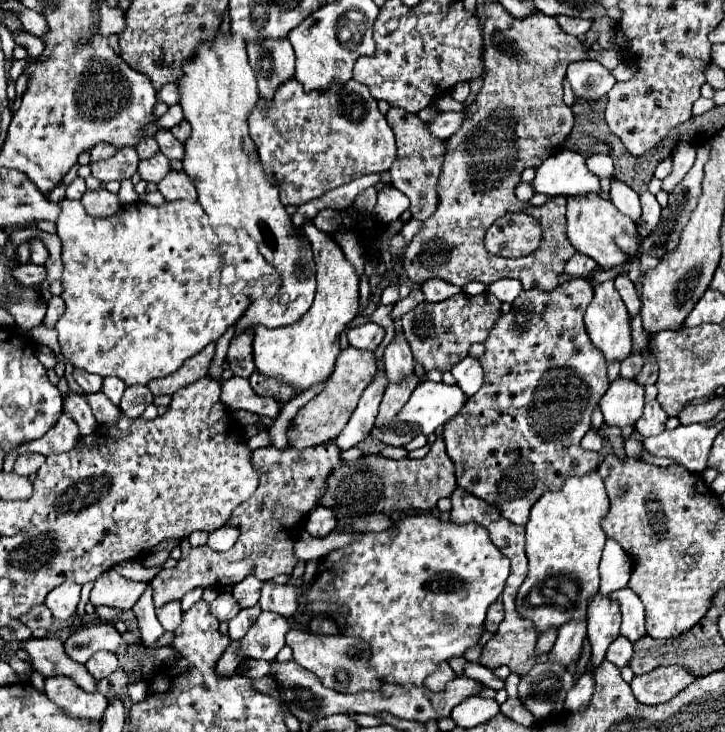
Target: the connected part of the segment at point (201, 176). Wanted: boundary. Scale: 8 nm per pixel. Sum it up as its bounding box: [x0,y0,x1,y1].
[177,31,315,333]

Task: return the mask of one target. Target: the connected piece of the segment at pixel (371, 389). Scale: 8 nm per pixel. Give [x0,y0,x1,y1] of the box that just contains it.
[337,371,389,449]

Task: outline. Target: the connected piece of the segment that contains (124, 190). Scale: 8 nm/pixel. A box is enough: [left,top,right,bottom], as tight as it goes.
[119,179,139,205]

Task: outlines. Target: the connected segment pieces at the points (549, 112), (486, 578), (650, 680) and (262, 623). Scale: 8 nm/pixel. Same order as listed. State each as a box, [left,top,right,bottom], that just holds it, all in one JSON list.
[[403,1,587,291],[301,515,509,687],[629,665,697,705],[239,611,291,661]]

